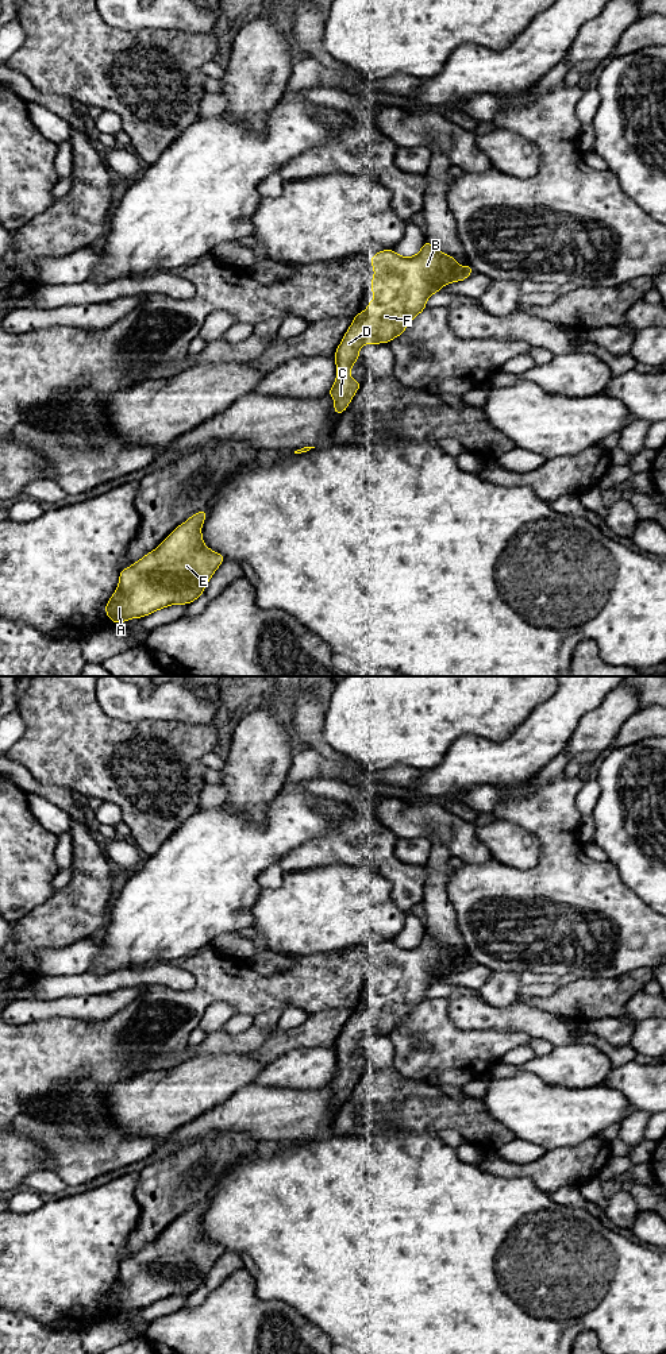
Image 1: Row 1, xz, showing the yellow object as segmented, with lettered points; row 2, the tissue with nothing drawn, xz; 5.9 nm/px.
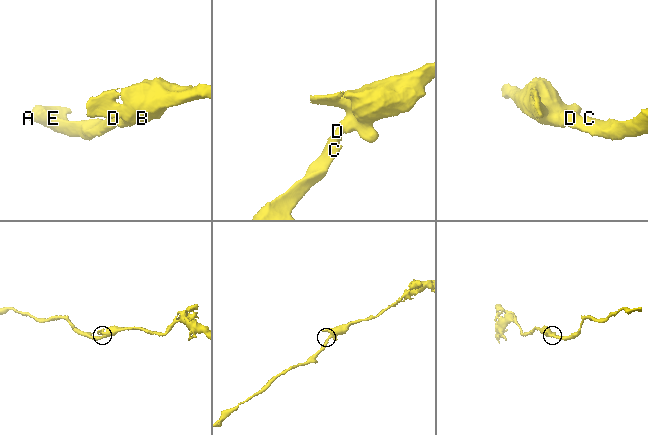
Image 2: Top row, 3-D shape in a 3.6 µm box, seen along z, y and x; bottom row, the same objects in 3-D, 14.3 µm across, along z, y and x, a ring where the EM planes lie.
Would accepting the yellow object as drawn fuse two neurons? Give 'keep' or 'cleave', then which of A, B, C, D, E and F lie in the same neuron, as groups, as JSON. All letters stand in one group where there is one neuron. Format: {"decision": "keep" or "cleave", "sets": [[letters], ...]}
{"decision": "keep", "sets": [["A", "B", "C", "D", "E", "F"]]}

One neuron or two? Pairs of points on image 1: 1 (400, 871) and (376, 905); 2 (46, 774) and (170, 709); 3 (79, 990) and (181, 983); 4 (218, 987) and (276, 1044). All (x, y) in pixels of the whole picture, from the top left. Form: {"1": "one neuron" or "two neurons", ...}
{"1": "two neurons", "2": "two neurons", "3": "one neuron", "4": "two neurons"}

